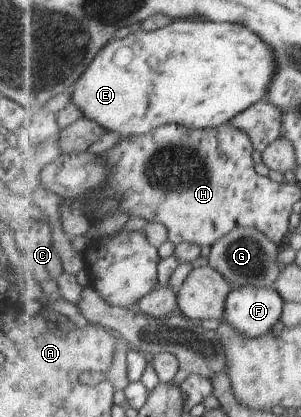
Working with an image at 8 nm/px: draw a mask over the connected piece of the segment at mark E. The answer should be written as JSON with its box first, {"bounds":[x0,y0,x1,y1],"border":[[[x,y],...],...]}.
{"bounds":[64,19,278,138],"border":[[[178,19],[153,33],[136,31],[128,35],[125,39],[110,41],[99,52],[99,59],[95,59],[91,69],[87,69],[87,75],[75,85],[73,93],[64,98],[71,99],[83,115],[102,125],[105,131],[127,138],[145,135],[167,123],[179,123],[195,130],[222,126],[266,99],[278,73],[276,51],[243,24]]]}

